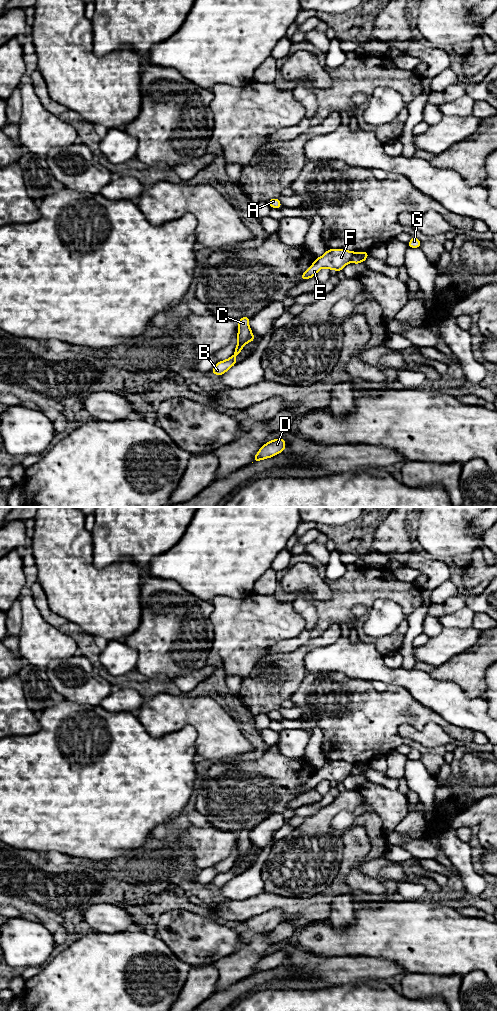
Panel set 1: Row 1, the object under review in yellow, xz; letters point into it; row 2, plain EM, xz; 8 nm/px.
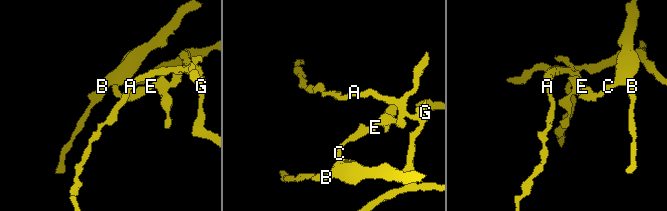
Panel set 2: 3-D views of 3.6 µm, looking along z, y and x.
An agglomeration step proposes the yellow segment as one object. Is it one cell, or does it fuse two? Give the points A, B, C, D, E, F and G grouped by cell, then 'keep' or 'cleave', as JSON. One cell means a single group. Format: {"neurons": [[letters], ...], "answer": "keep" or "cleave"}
{"neurons": [["A", "D", "G"], ["B", "C", "E", "F"]], "answer": "cleave"}

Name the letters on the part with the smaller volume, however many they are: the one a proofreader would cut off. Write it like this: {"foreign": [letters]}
{"foreign": ["A", "D", "G"]}

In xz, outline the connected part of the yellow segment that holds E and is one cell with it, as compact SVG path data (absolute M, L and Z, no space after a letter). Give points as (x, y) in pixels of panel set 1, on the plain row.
M342 760L328 761L324 767L315 771L312 777L300 788L300 791L307 792L315 789L322 780L343 783L344 779L351 774L354 765L354 763Z

